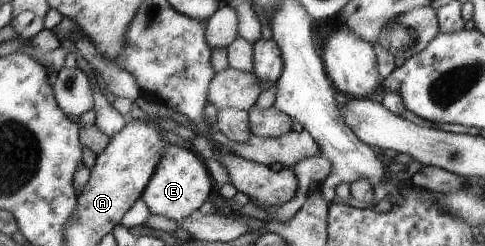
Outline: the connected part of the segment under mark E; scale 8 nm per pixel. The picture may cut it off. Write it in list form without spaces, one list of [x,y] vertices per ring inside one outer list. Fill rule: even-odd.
[[[169,144],[162,152],[160,164],[143,192],[142,199],[151,214],[166,216],[170,220],[179,222],[195,214],[194,210],[198,210],[206,202],[210,190],[212,190],[212,180],[198,154],[192,154],[190,150],[184,150],[184,147]]]

